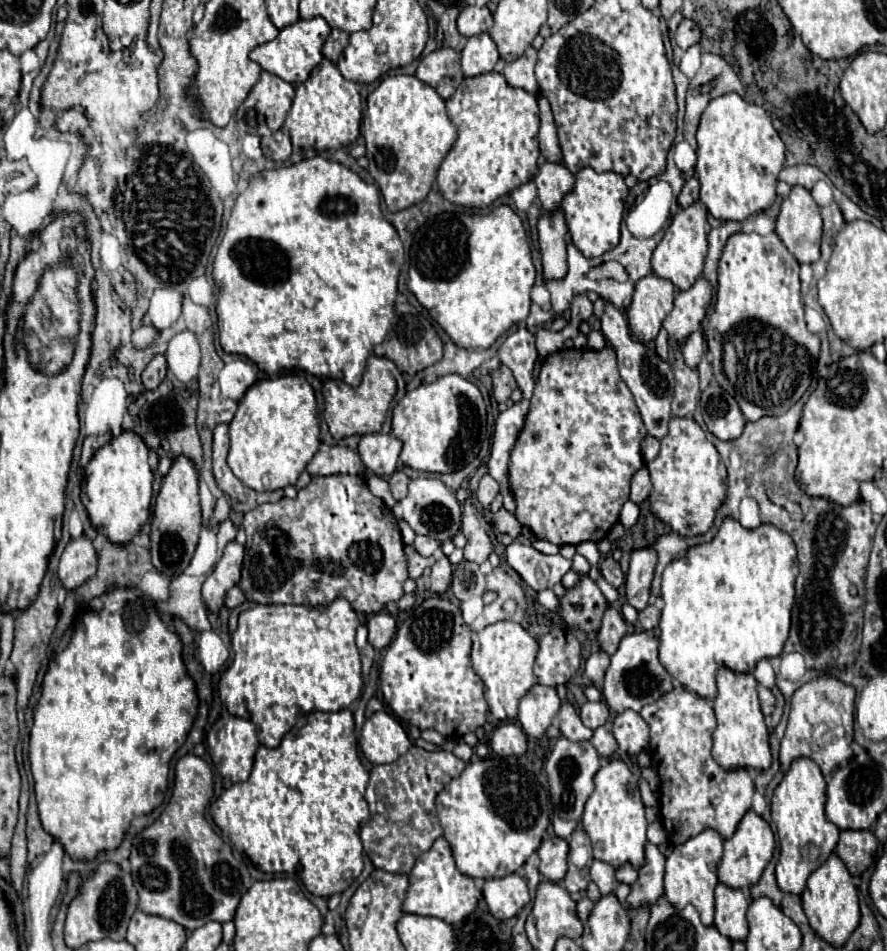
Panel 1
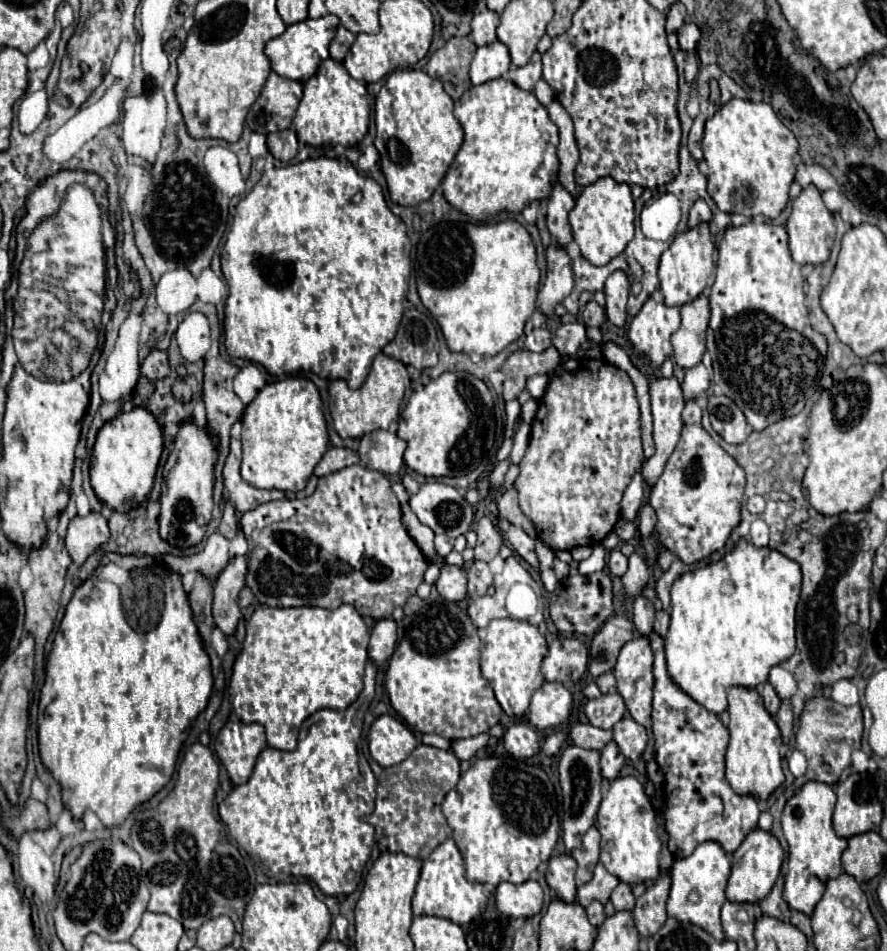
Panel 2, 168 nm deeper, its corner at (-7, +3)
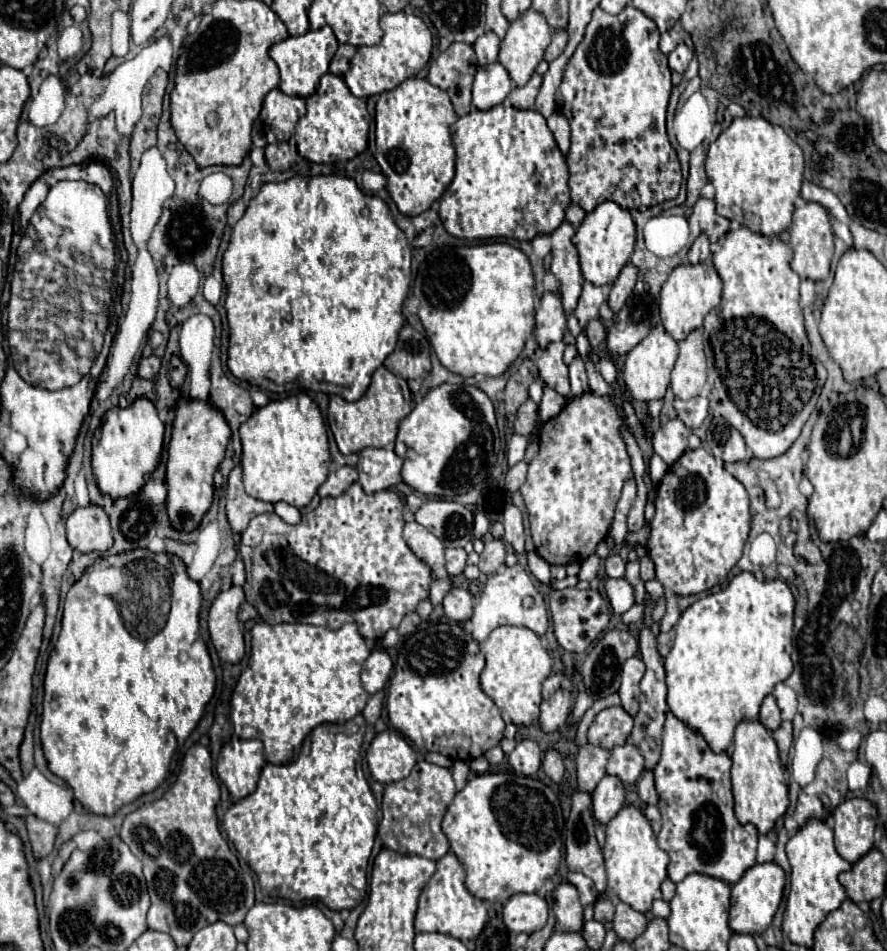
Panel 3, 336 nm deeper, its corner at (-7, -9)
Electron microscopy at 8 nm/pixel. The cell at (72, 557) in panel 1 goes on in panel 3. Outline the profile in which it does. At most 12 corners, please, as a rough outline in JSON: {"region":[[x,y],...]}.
{"region":[[101,505],[77,507],[67,539],[81,553],[113,545]]}

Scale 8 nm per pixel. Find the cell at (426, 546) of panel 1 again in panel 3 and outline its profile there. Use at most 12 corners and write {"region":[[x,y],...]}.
{"region":[[447,549],[449,575],[461,575],[467,565],[465,549]]}

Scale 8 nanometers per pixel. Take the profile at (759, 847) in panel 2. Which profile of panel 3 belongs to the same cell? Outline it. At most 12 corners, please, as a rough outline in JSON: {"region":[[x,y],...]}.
{"region":[[753,865],[731,887],[733,933],[763,933],[781,905],[785,873]]}

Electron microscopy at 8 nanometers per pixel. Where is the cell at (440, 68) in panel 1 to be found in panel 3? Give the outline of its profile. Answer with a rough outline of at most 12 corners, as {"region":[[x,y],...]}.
{"region":[[451,43],[427,81],[447,91],[459,117],[471,111],[477,57]]}

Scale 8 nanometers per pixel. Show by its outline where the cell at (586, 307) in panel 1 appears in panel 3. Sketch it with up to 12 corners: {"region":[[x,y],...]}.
{"region":[[599,319],[585,327],[593,349],[605,341],[607,331]]}

